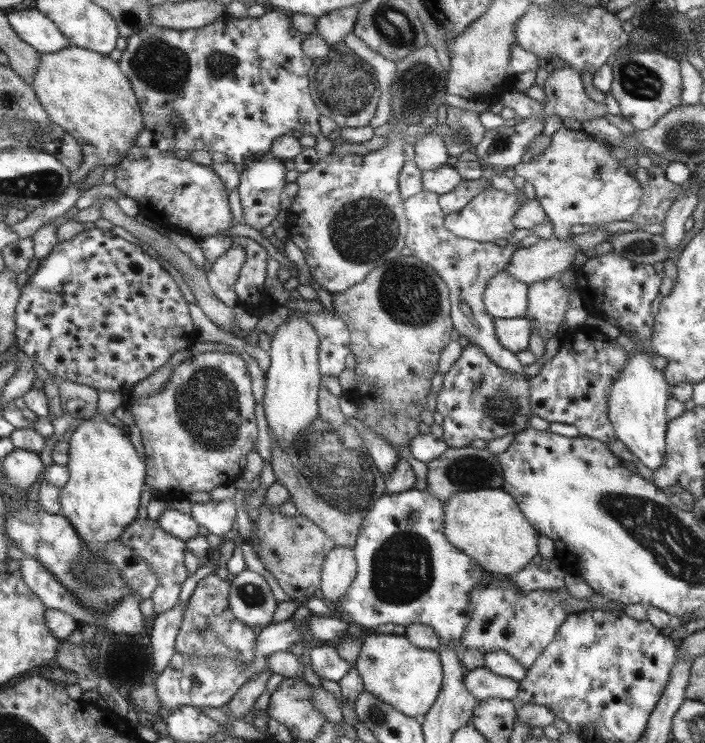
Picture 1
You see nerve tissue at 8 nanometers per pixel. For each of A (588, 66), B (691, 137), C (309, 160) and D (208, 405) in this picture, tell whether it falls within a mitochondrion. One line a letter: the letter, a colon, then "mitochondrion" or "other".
A: other
B: mitochondrion
C: other
D: mitochondrion

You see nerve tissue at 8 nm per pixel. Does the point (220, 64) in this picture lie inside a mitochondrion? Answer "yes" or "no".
yes

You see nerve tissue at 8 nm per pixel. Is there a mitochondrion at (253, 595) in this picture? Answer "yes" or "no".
yes

